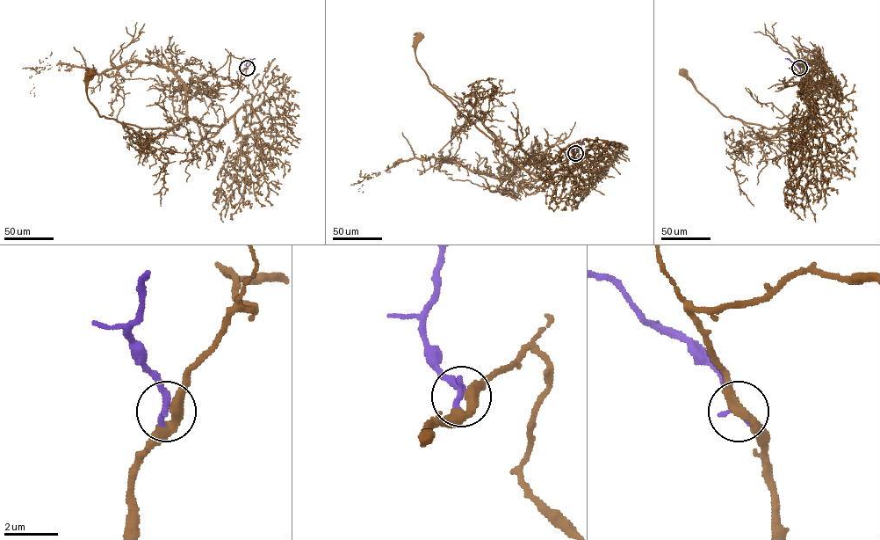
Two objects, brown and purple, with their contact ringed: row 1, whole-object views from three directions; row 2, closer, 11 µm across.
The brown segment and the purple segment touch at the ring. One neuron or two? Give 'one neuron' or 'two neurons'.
one neuron

